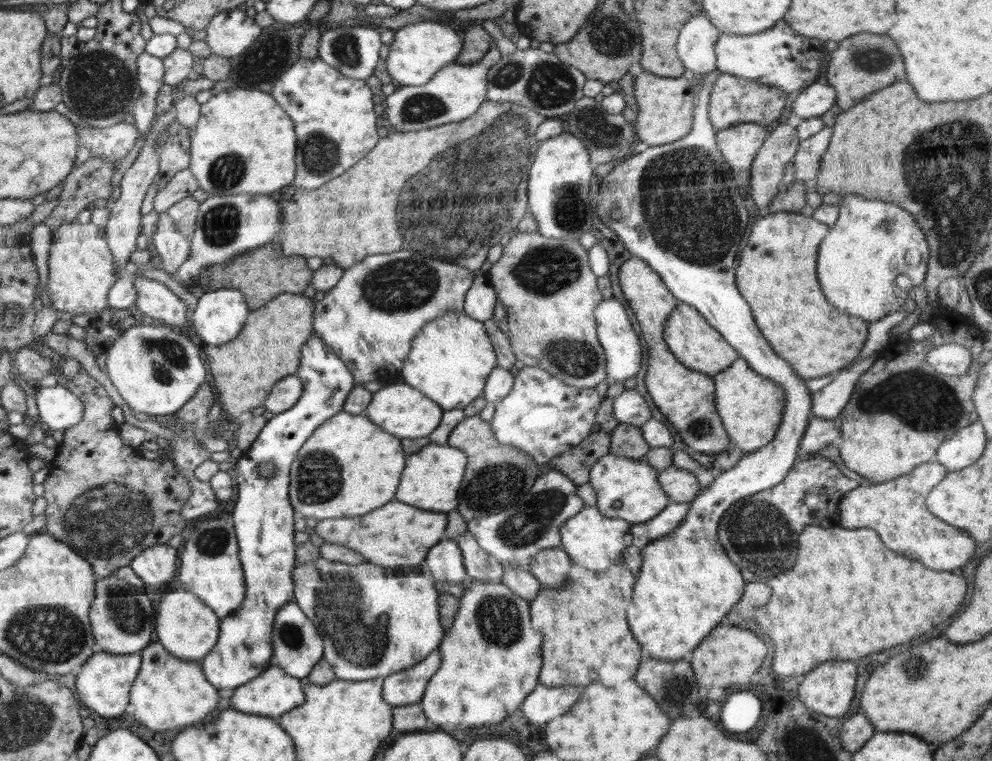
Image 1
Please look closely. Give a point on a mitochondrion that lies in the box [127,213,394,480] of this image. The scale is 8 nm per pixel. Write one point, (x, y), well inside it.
(173, 357)

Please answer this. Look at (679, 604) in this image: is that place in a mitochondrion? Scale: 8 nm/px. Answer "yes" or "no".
no

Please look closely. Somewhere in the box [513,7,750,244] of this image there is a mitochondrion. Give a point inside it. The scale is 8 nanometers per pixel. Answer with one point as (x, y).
(613, 38)

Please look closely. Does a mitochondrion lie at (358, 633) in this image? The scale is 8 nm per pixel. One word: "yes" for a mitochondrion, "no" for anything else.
yes

